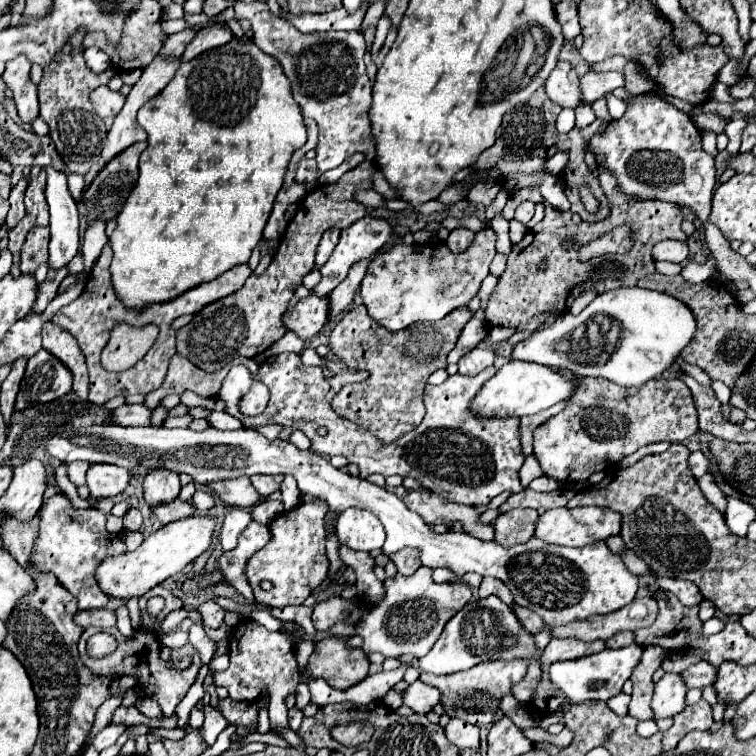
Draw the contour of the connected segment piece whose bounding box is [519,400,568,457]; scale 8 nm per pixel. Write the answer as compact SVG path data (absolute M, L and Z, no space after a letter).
M561 400L561 402L557 402L555 406L551 406L551 408L547 408L547 410L541 410L541 412L537 412L537 414L533 414L533 416L521 416L521 418L519 418L521 448L523 448L525 457L533 454L533 430L535 430L539 424L543 424L545 420L549 420L551 416L559 414L559 412L565 408L567 402L567 400Z

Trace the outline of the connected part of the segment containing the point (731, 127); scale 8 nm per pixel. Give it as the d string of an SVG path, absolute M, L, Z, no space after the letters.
M733 120L733 122L727 124L725 134L729 136L729 144L727 144L727 150L729 150L729 152L735 152L735 138L737 138L737 134L743 132L745 126L747 126L747 122L743 122L743 120Z

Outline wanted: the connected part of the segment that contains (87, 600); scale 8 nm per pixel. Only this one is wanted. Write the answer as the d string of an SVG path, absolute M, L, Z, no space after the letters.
M55 494L45 510L39 514L39 538L35 540L33 562L43 572L53 572L57 580L77 598L81 610L103 608L109 596L99 588L95 580L95 568L107 560L107 556L121 556L127 552L119 534L111 534L105 528L105 514L95 508L77 510L71 506L67 494Z

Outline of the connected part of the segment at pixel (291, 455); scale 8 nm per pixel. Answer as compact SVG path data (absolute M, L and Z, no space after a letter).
M87 426L79 428L73 436L55 434L45 444L53 458L73 462L105 462L123 468L133 468L143 464L145 468L167 468L173 472L187 472L195 482L213 484L215 480L231 480L239 476L255 474L283 474L293 476L299 490L307 496L321 498L329 504L333 512L343 512L345 508L357 506L373 512L385 526L387 540L383 552L387 556L403 550L417 548L421 552L421 564L429 568L451 568L457 574L477 572L481 576L493 576L505 582L513 594L517 606L527 606L537 612L545 624L563 626L575 620L585 620L595 614L609 614L627 606L637 594L639 576L629 572L619 554L613 554L603 540L583 548L565 548L545 544L539 538L531 538L525 544L503 548L495 542L483 542L467 532L445 532L437 534L427 526L415 512L411 512L403 500L395 494L379 488L363 478L355 478L345 470L333 468L327 458L313 450L299 450L285 440L267 440L257 430L233 430L223 432L207 428L203 432L193 432L189 428L135 428L135 426Z

